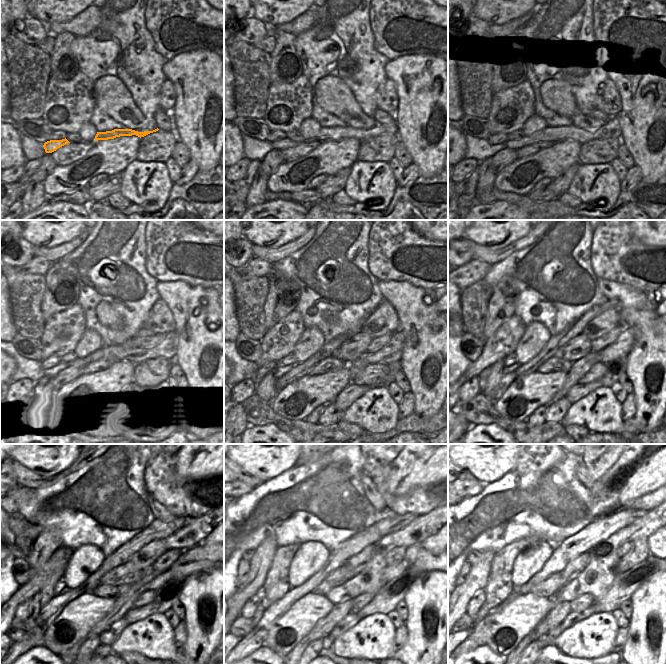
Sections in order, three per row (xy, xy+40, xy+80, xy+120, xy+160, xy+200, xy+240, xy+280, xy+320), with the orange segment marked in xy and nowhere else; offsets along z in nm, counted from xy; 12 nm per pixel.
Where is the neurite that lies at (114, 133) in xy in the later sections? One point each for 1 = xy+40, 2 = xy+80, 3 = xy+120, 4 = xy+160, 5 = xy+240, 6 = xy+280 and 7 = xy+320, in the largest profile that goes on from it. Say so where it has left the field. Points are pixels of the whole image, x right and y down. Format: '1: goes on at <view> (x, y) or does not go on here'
1: goes on at xy+40 (334, 133)
2: goes on at xy+80 (612, 129)
3: goes on at xy+120 (167, 350)
4: goes on at xy+160 (394, 348)
5: goes on at xy+240 (202, 556)
6: goes on at xy+280 (426, 561)
7: goes on at xy+320 (651, 558)

